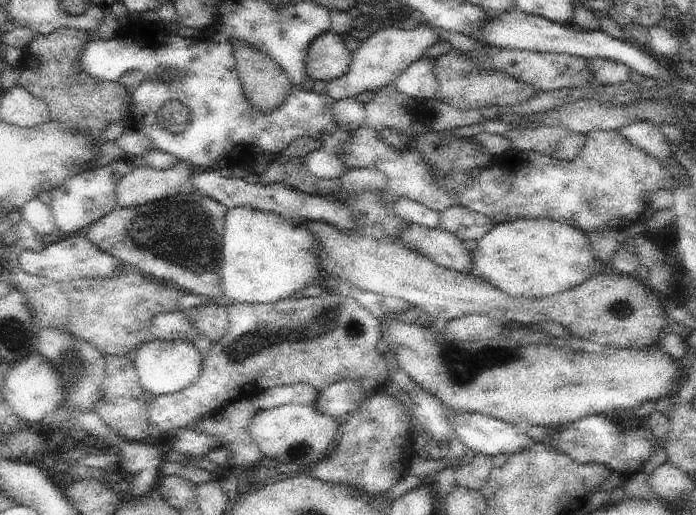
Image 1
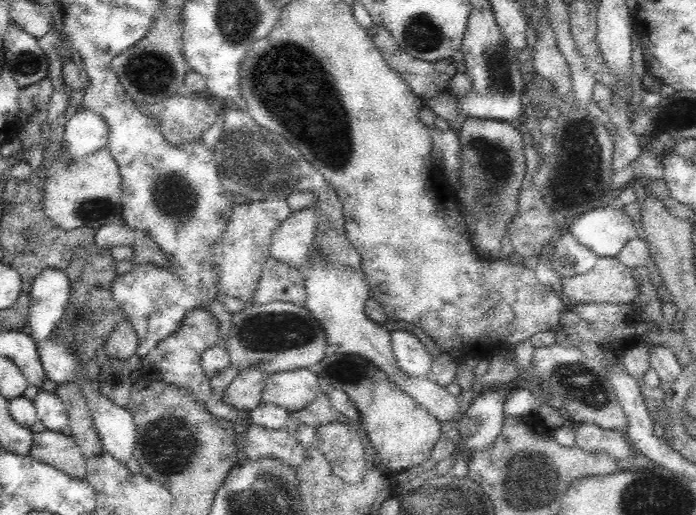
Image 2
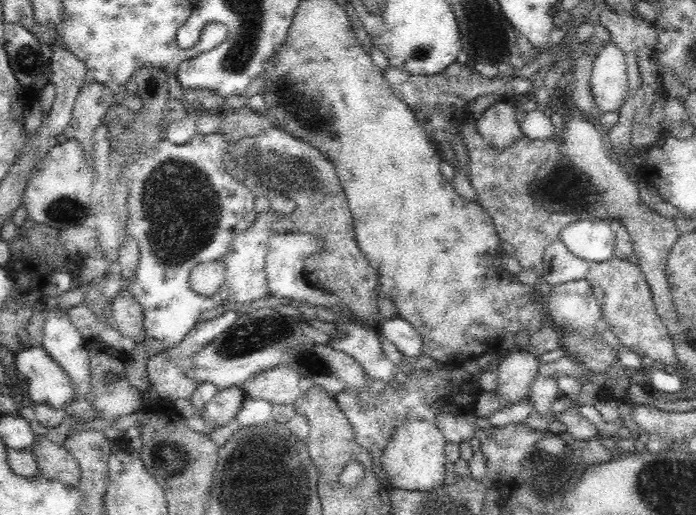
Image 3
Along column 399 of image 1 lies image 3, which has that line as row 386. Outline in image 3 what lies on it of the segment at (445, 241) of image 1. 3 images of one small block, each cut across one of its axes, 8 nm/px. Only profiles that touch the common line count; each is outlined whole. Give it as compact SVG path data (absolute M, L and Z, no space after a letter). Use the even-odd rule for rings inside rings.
M240 386L219 390L212 400L199 410L199 415L211 428L226 426L234 421L244 397L246 397L245 392Z

